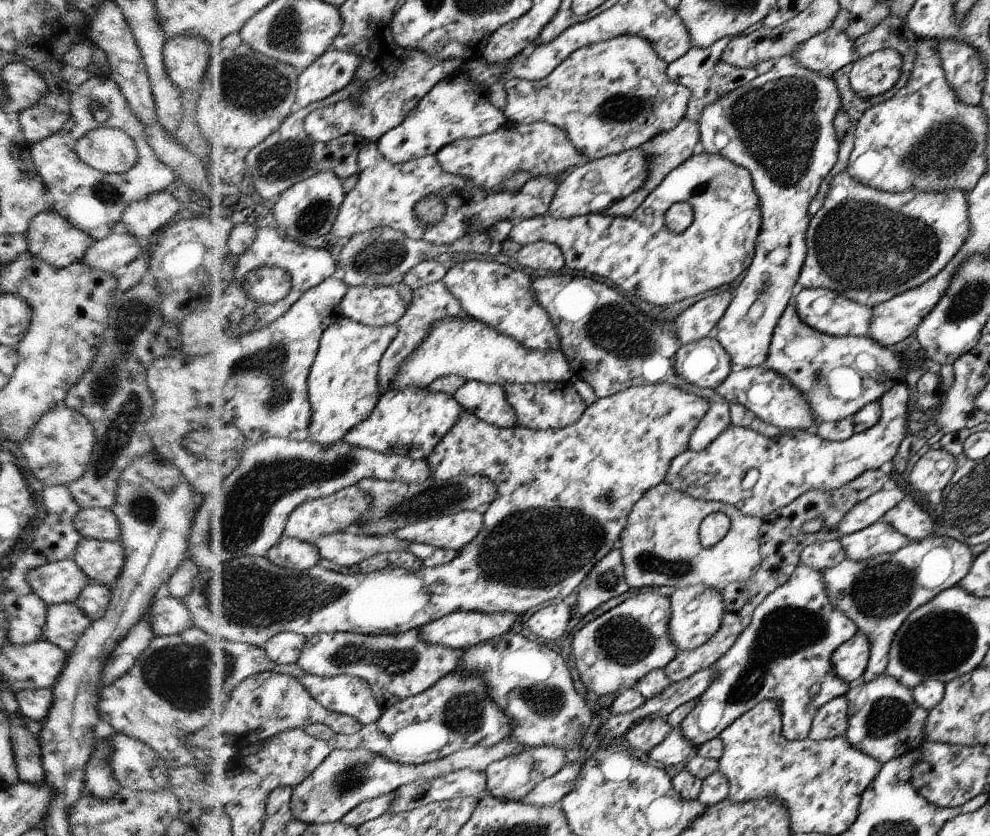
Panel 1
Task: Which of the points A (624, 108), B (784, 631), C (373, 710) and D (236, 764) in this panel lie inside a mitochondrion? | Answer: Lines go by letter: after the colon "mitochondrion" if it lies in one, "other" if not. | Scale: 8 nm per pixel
A: mitochondrion
B: mitochondrion
C: other
D: other

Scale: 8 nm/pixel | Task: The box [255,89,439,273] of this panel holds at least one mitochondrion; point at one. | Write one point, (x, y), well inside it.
(315, 216)

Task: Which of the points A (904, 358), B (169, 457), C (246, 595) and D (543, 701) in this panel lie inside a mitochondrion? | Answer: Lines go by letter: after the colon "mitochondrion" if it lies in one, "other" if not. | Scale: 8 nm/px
A: other
B: other
C: mitochondrion
D: mitochondrion

